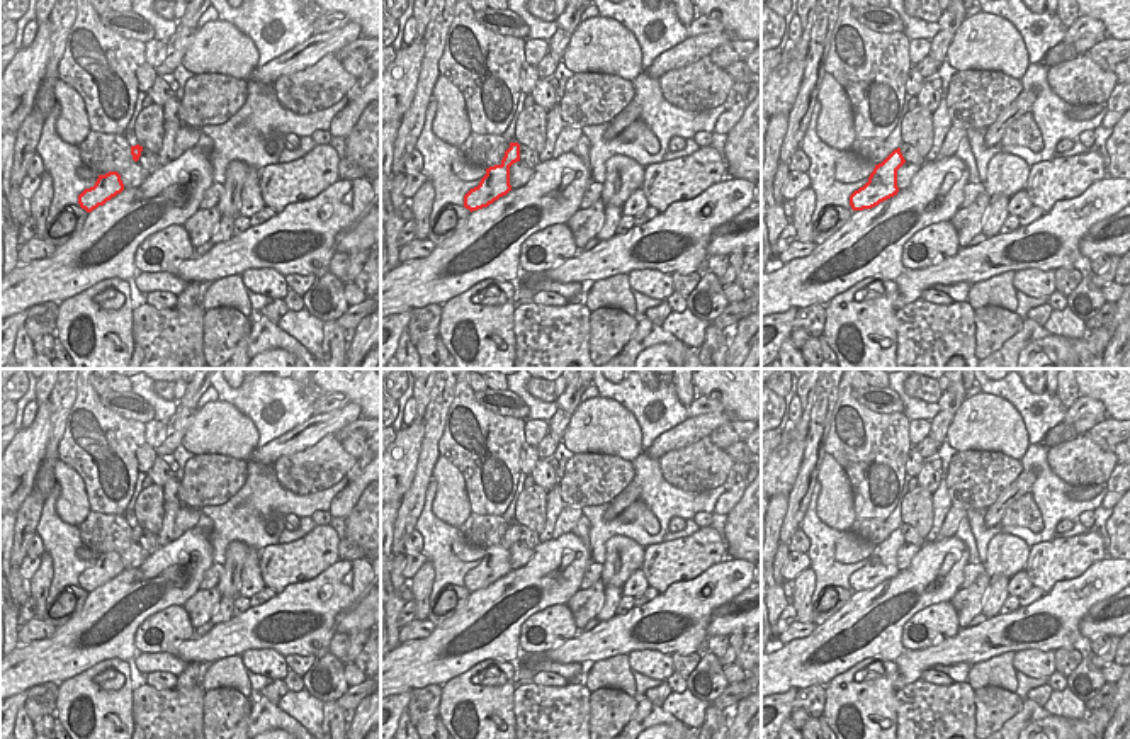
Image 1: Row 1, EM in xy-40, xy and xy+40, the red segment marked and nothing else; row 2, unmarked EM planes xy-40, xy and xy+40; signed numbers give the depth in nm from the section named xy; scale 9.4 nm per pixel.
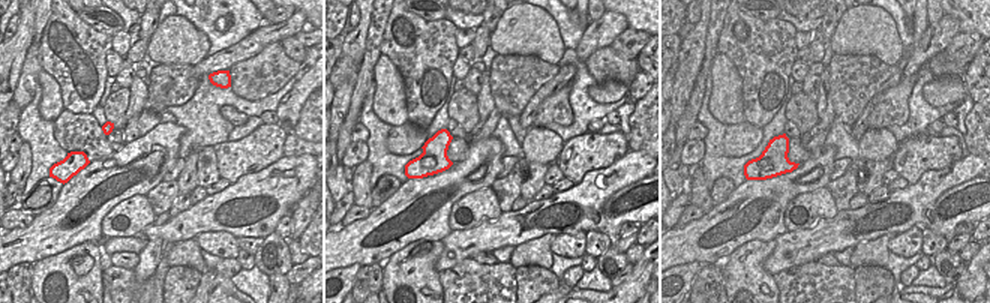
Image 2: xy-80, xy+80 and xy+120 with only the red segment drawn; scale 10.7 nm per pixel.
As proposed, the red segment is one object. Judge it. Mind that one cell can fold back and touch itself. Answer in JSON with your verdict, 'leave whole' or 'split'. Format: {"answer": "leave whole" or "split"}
{"answer": "leave whole"}

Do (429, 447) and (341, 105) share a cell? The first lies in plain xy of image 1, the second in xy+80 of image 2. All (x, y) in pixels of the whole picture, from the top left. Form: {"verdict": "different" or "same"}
{"verdict": "different"}

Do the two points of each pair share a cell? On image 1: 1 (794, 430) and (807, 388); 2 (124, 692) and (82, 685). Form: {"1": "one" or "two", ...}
{"1": "one", "2": "one"}

